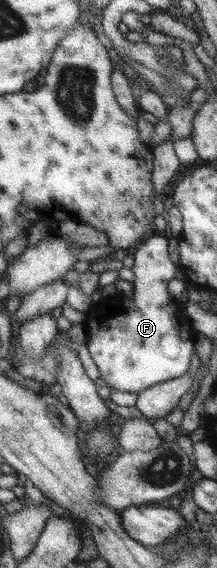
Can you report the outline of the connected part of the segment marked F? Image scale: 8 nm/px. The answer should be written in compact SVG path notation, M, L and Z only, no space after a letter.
M161 232L148 234L132 253L134 273L133 291L129 297L121 292L113 295L102 295L100 300L93 303L81 323L86 339L86 348L97 367L99 376L107 387L117 391L139 393L151 385L179 377L187 371L189 359L193 351L194 332L188 317L181 310L177 299L167 292L167 282L175 277L176 263L167 254L168 240Z

